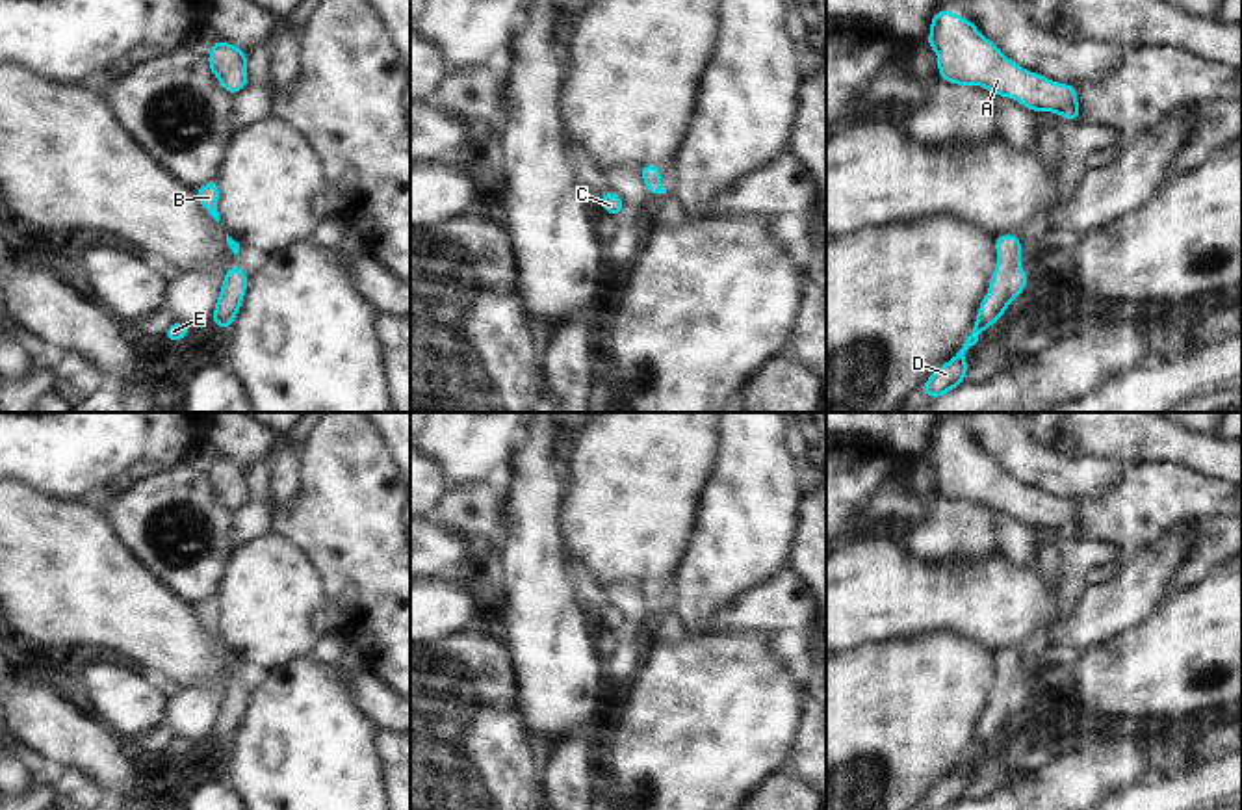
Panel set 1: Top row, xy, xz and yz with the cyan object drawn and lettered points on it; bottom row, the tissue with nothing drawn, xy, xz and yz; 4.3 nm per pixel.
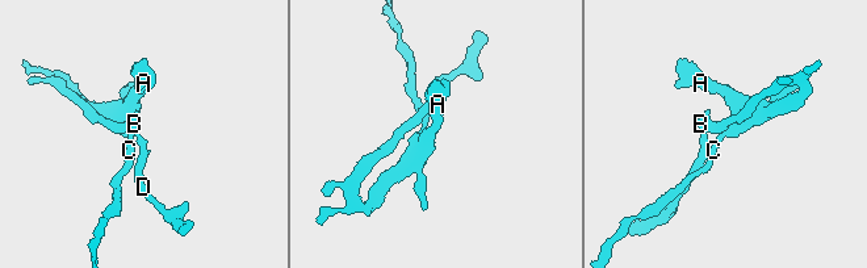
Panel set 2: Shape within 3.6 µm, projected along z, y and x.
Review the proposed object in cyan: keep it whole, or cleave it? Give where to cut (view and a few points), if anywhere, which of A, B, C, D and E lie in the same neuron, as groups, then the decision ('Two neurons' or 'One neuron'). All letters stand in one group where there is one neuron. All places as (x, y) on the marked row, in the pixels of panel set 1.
No split. Groups: A B C D E. One neuron.

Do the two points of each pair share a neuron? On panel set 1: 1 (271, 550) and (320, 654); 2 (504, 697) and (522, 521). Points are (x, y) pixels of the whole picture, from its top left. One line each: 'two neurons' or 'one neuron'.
1: two neurons
2: two neurons

